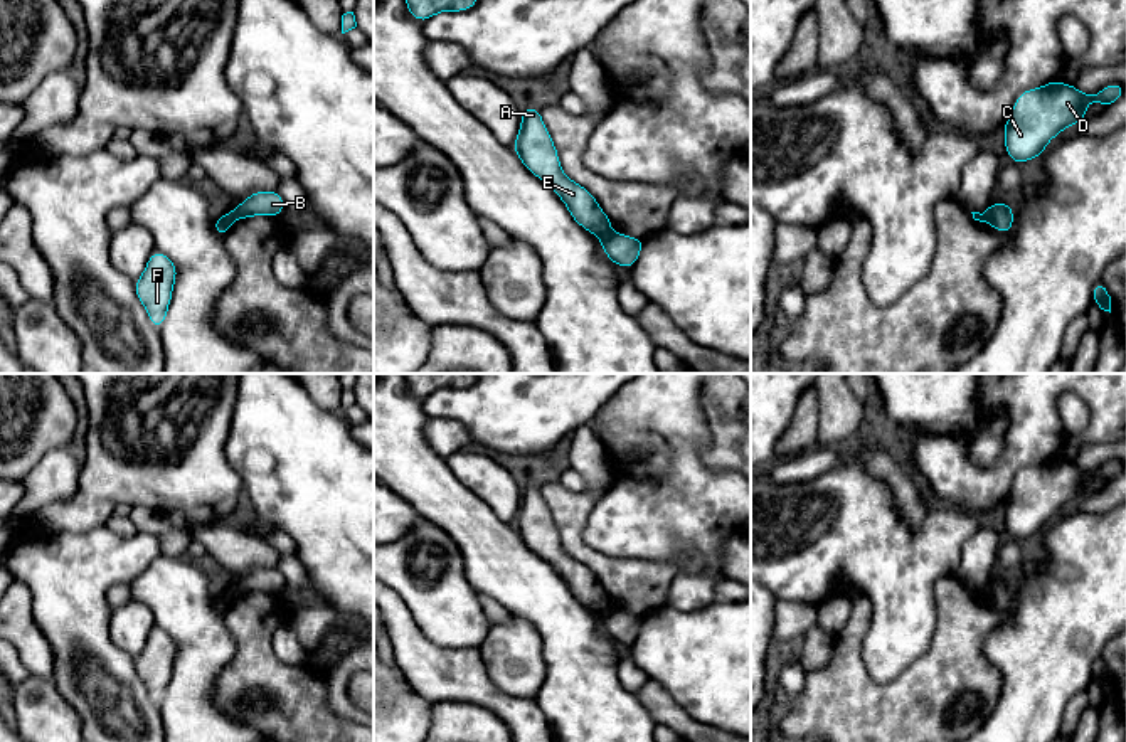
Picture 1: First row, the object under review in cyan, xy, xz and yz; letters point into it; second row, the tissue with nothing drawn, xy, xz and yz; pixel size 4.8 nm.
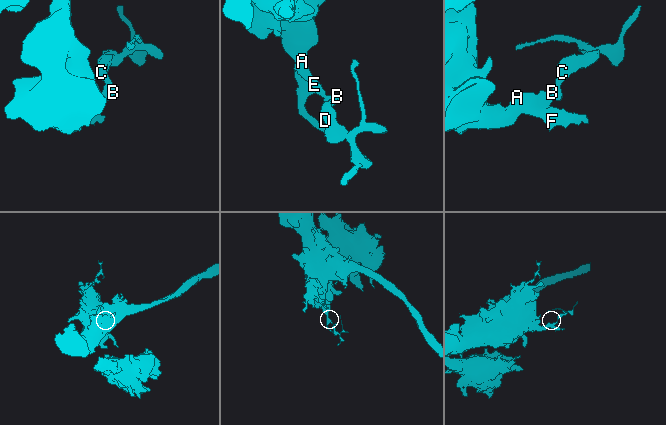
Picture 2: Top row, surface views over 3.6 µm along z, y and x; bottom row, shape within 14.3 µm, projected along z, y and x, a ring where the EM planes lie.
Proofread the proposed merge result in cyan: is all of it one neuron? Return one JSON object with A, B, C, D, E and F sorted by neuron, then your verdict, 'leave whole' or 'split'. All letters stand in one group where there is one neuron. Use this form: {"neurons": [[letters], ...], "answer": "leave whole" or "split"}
{"neurons": [["A", "E", "F"], ["B", "C", "D"]], "answer": "split"}

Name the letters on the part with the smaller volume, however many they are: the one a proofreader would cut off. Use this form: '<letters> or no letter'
B, C, D

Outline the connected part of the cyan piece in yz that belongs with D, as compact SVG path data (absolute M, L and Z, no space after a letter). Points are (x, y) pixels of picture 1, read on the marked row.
M1054 79L1038 89L1023 91L1003 125L1006 155L1015 165L1042 156L1054 136L1089 118L1087 103L1101 103L1107 108L1123 96L1124 89L1126 86L1114 82L1091 96Z

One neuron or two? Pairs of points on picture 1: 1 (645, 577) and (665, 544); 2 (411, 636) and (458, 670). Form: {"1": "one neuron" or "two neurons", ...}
{"1": "two neurons", "2": "one neuron"}

